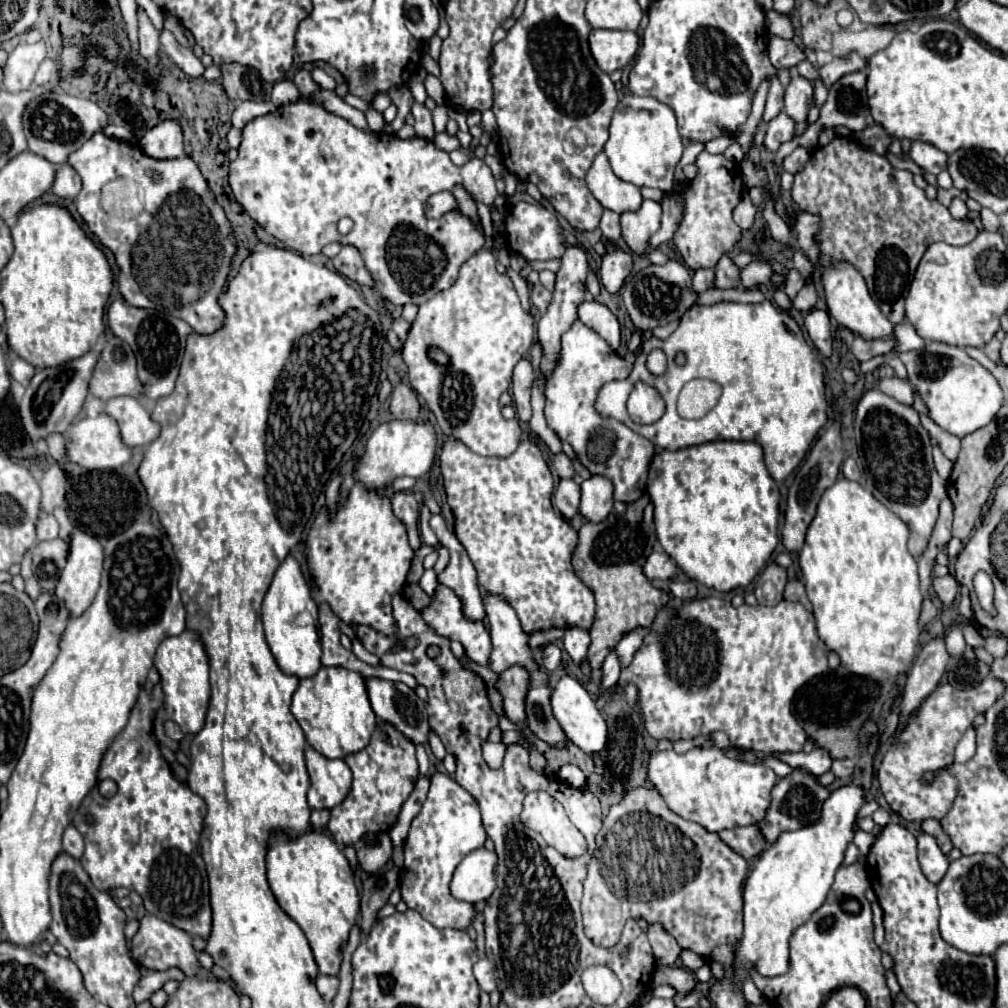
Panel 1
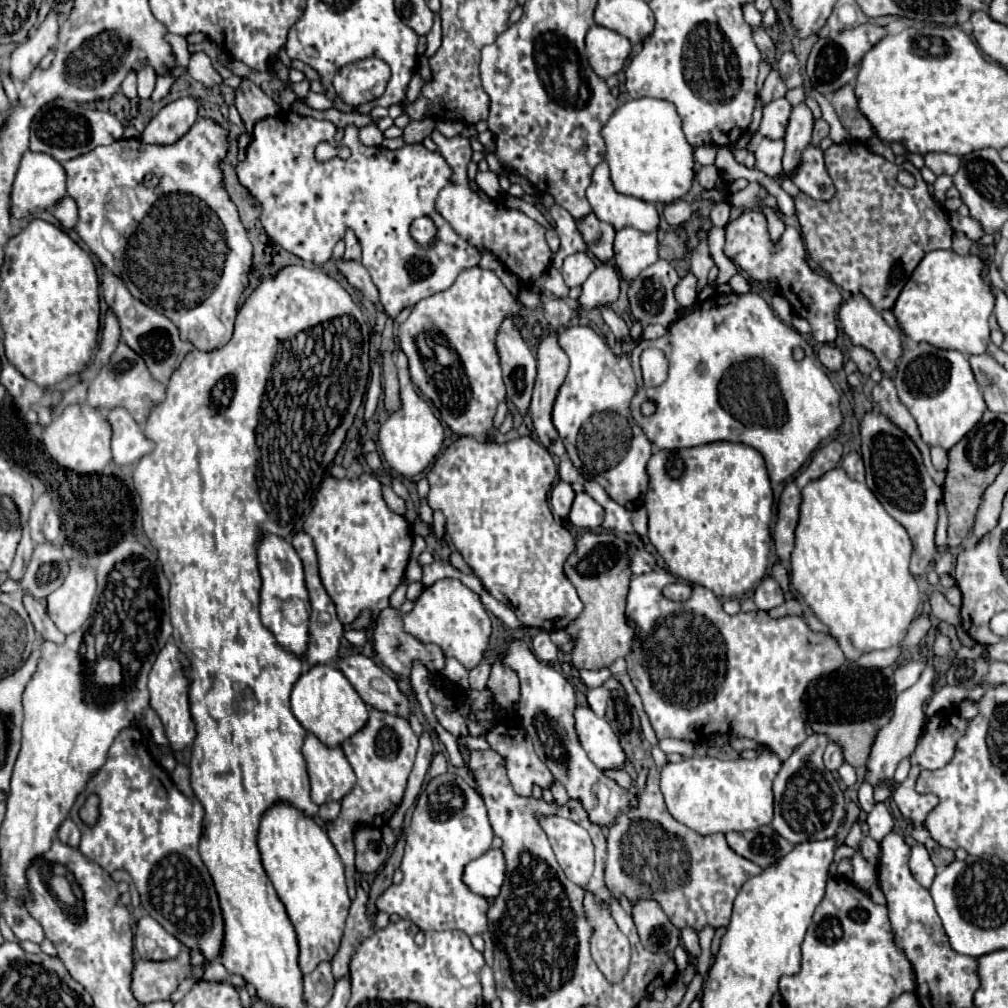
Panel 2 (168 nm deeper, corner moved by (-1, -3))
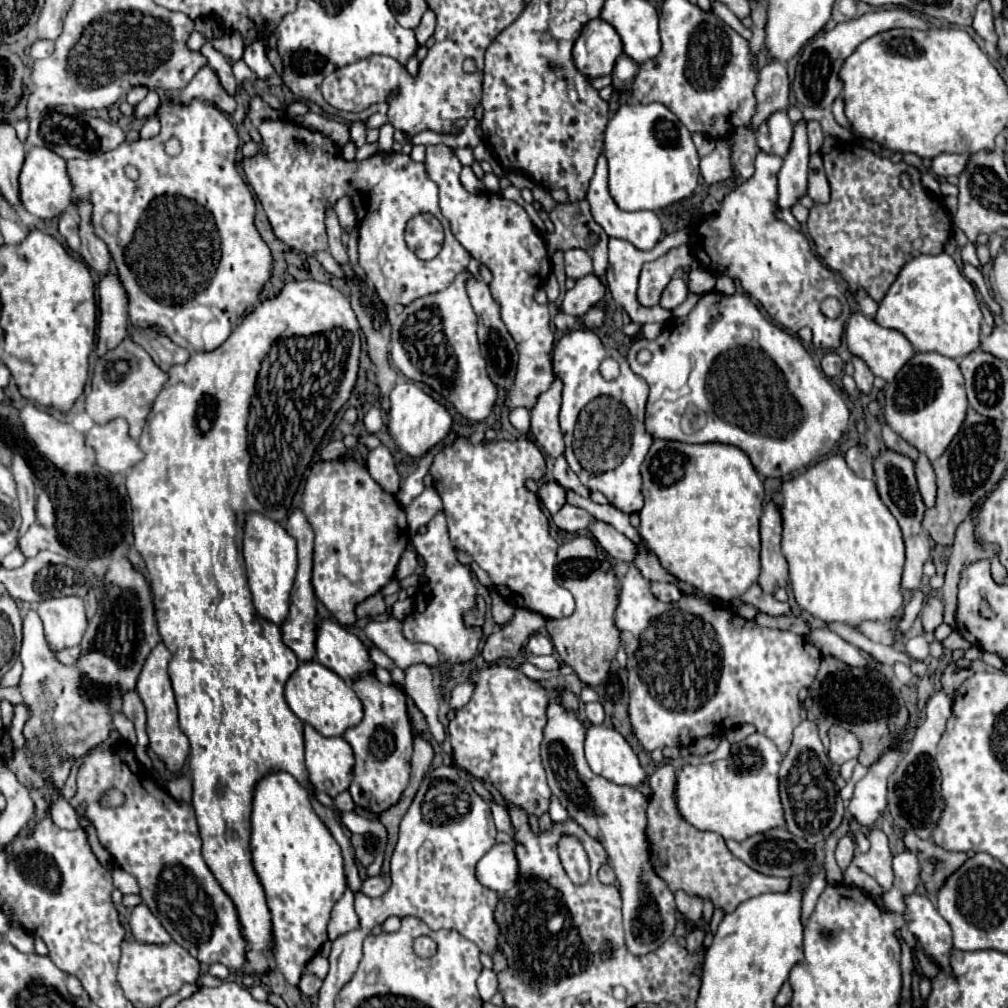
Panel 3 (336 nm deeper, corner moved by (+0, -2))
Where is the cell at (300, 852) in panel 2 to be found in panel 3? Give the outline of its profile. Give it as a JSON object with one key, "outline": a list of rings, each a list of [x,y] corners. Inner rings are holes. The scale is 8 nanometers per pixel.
{"outline":[[[274,772],[264,776],[254,790],[252,804],[252,864],[266,890],[266,900],[272,912],[274,928],[274,960],[278,970],[290,984],[298,984],[304,966],[316,956],[320,946],[328,940],[328,922],[334,904],[342,898],[346,890],[346,876],[342,868],[340,846],[332,838],[324,822],[314,814],[308,792],[286,772]]]}

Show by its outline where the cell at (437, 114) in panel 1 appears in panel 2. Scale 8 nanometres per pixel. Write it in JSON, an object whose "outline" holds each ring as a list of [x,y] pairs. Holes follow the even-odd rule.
{"outline":[[[437,129],[431,133],[433,143],[437,145],[437,151],[443,155],[447,165],[451,167],[453,175],[449,183],[439,191],[437,197],[437,211],[449,221],[449,225],[455,229],[455,233],[465,239],[469,245],[481,249],[489,249],[509,273],[513,273],[523,283],[537,281],[549,267],[551,267],[551,249],[545,241],[545,229],[531,217],[527,217],[519,209],[509,209],[501,201],[489,201],[481,199],[467,181],[467,163],[471,161],[471,143],[469,139],[457,135],[457,137],[443,137]]]}

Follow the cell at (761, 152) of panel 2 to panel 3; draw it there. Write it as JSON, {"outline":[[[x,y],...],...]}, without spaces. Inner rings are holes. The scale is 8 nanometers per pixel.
{"outline":[[[760,150],[756,156],[754,176],[734,188],[714,216],[702,218],[698,226],[692,228],[690,250],[702,262],[704,270],[718,276],[730,276],[740,282],[742,288],[758,300],[782,328],[790,330],[790,334],[808,326],[814,334],[812,342],[816,348],[834,350],[840,346],[850,306],[846,296],[838,290],[834,274],[812,254],[810,242],[804,234],[774,218],[774,212],[778,210],[776,174],[780,166],[780,156],[770,156]],[[828,296],[838,298],[842,304],[842,314],[834,320],[820,312],[820,304]]]}

